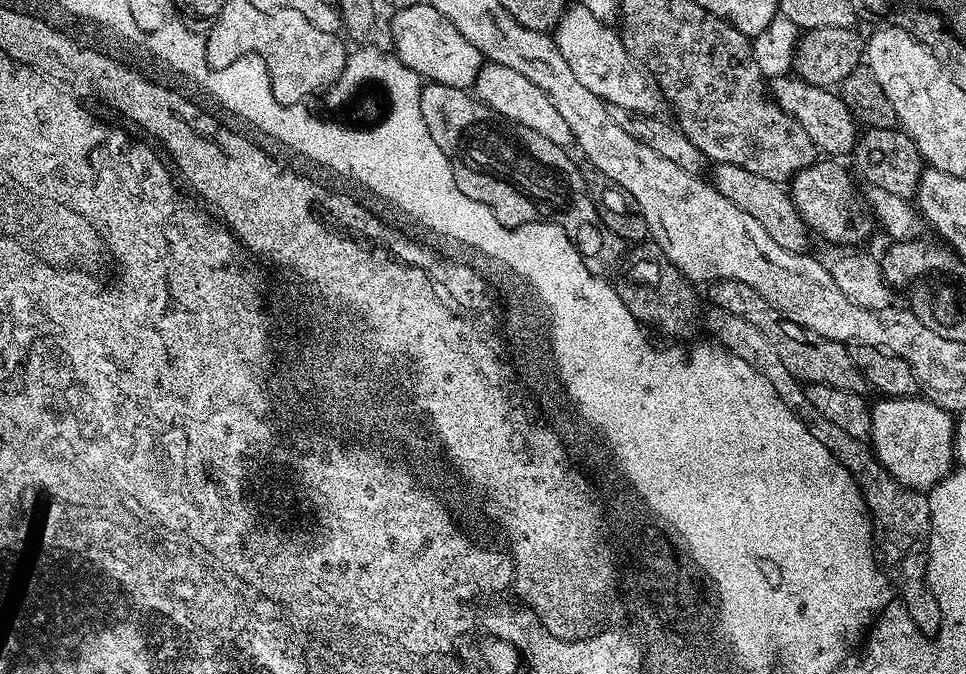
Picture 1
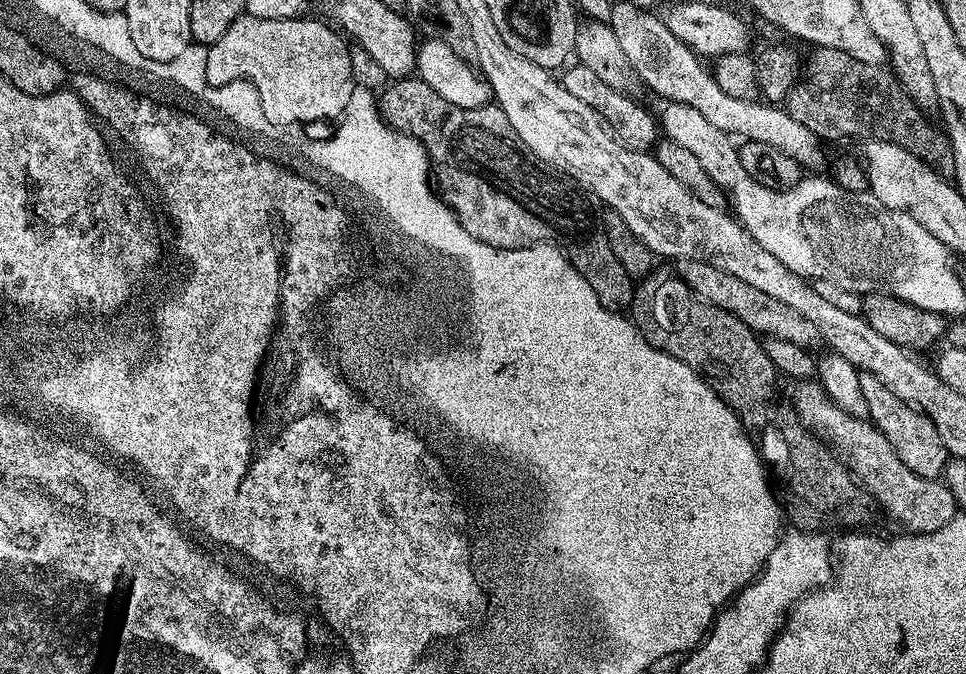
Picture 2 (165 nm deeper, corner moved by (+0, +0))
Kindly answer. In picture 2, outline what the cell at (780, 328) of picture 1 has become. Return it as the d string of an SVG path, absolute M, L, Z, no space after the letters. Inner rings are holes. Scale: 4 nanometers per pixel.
M681 260L678 264L678 274L686 282L686 286L690 286L695 296L734 314L761 337L782 338L785 342L794 342L794 346L807 349L811 349L812 343L820 340L818 326L814 326L814 322L809 322L807 318L802 318L798 310L778 302L778 298L770 298L770 294L765 294L763 290L757 290L755 286L742 282L742 278L734 278L734 274L726 274L726 270L710 266L710 262Z

